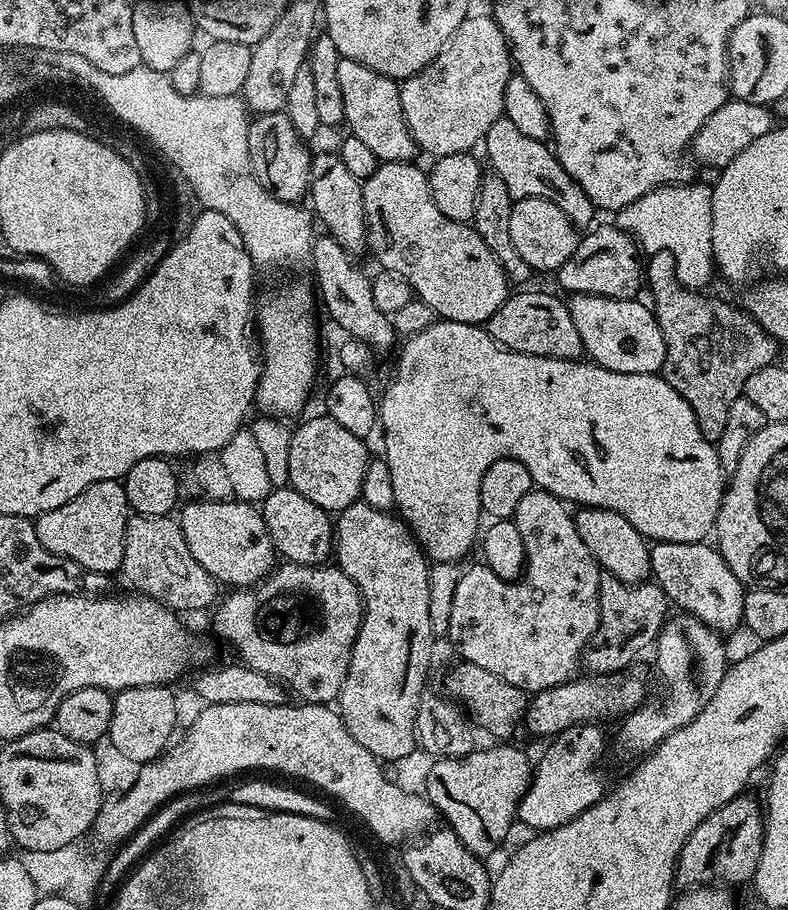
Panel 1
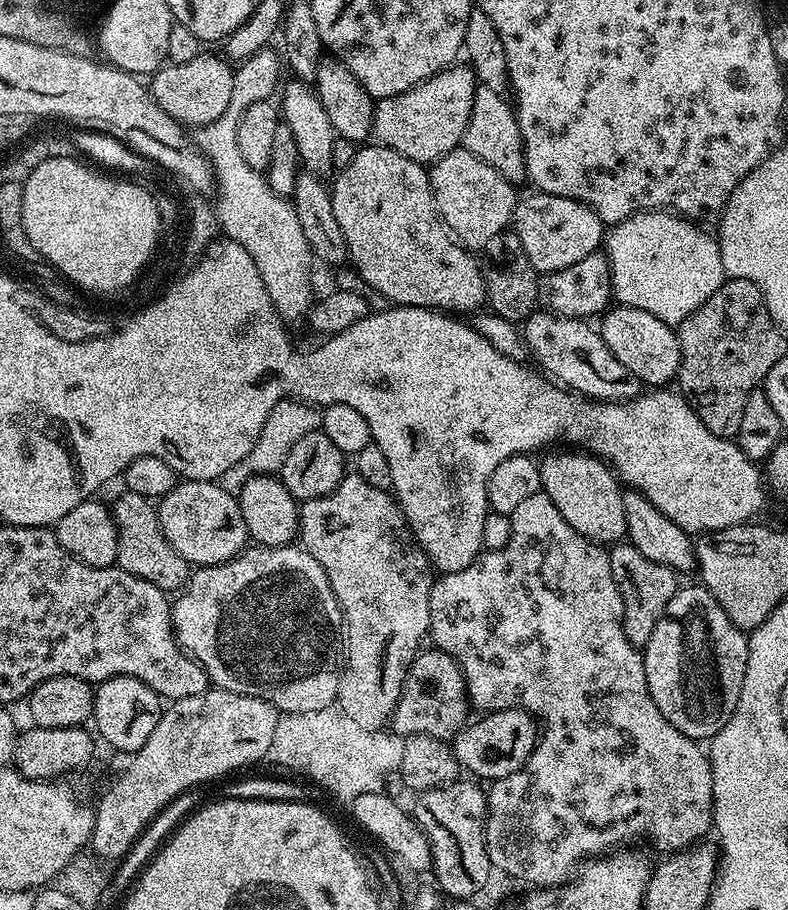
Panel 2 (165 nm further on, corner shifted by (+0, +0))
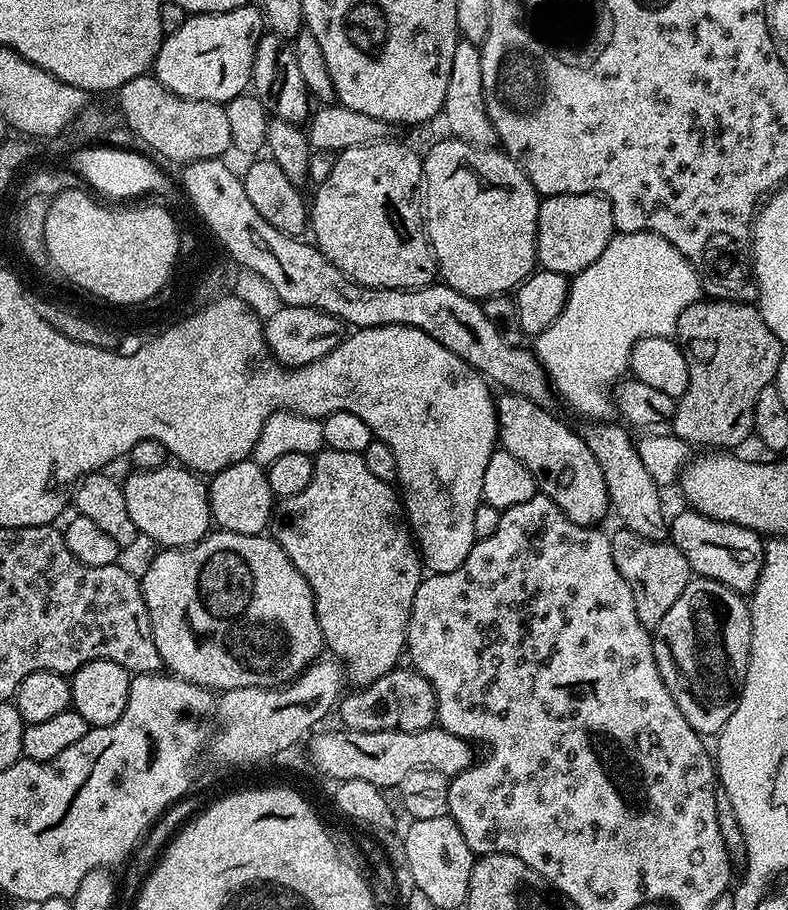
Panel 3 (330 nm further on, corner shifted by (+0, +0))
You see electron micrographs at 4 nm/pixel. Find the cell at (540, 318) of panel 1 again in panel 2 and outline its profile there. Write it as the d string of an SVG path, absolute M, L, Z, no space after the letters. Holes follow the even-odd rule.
M537 310L523 321L522 338L531 356L533 354L541 365L538 366L569 391L601 403L632 400L641 393L640 380L614 357L599 331L589 324L585 319L570 319Z

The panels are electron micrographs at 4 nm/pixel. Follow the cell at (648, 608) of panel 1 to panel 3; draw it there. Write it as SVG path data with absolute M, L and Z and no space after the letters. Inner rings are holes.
M621 527L619 531L610 536L614 566L618 566L618 574L626 578L634 594L638 622L642 622L646 629L659 629L662 618L666 618L666 610L670 610L670 606L678 602L678 594L682 594L689 580L693 579L690 562L686 562L682 550L675 548L671 542L647 540L626 527Z

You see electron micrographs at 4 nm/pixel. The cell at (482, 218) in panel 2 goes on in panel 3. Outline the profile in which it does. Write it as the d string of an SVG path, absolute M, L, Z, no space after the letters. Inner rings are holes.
M447 139L438 141L428 153L425 151L422 156L422 193L424 192L425 208L423 208L423 211L426 213L428 242L432 245L432 253L436 255L438 272L443 283L447 284L449 288L458 290L464 296L470 296L477 302L484 302L487 296L500 296L503 292L509 291L508 293L511 293L519 288L520 283L527 276L531 276L537 267L536 223L538 222L541 197L538 195L536 187L530 182L530 178L526 175L524 169L509 153L497 150L495 147L479 148L473 144L467 144L465 140Z

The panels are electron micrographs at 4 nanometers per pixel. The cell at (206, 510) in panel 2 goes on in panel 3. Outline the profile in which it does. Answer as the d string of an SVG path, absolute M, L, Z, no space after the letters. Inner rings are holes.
M165 466L149 472L133 471L128 481L123 481L126 510L134 522L137 533L141 537L149 536L154 543L164 548L186 548L190 544L197 544L203 540L213 527L212 507L208 501L208 484L197 473L183 467Z

